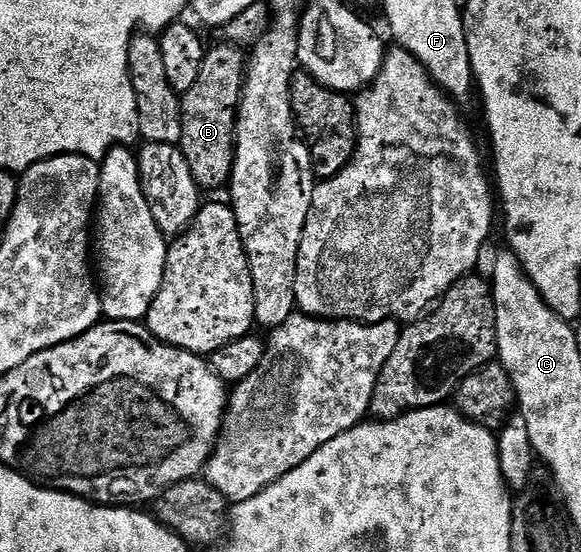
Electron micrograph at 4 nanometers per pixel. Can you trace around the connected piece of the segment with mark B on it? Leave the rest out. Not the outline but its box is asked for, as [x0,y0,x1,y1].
[179,45,247,192]

